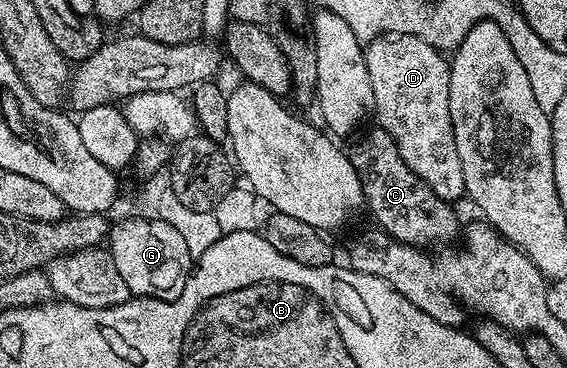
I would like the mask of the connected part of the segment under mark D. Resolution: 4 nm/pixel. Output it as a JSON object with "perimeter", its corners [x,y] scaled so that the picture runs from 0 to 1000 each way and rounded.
{"perimeter":[[[732,92],[660,103],[646,117],[644,144],[651,185],[651,228],[658,228],[660,318],[667,340],[698,383],[707,429],[778,538],[802,554],[822,530],[820,467],[813,467],[813,435],[806,427],[806,391],[799,380],[799,337],[792,315],[792,207],[795,182],[790,160],[765,125],[750,120]]]}

